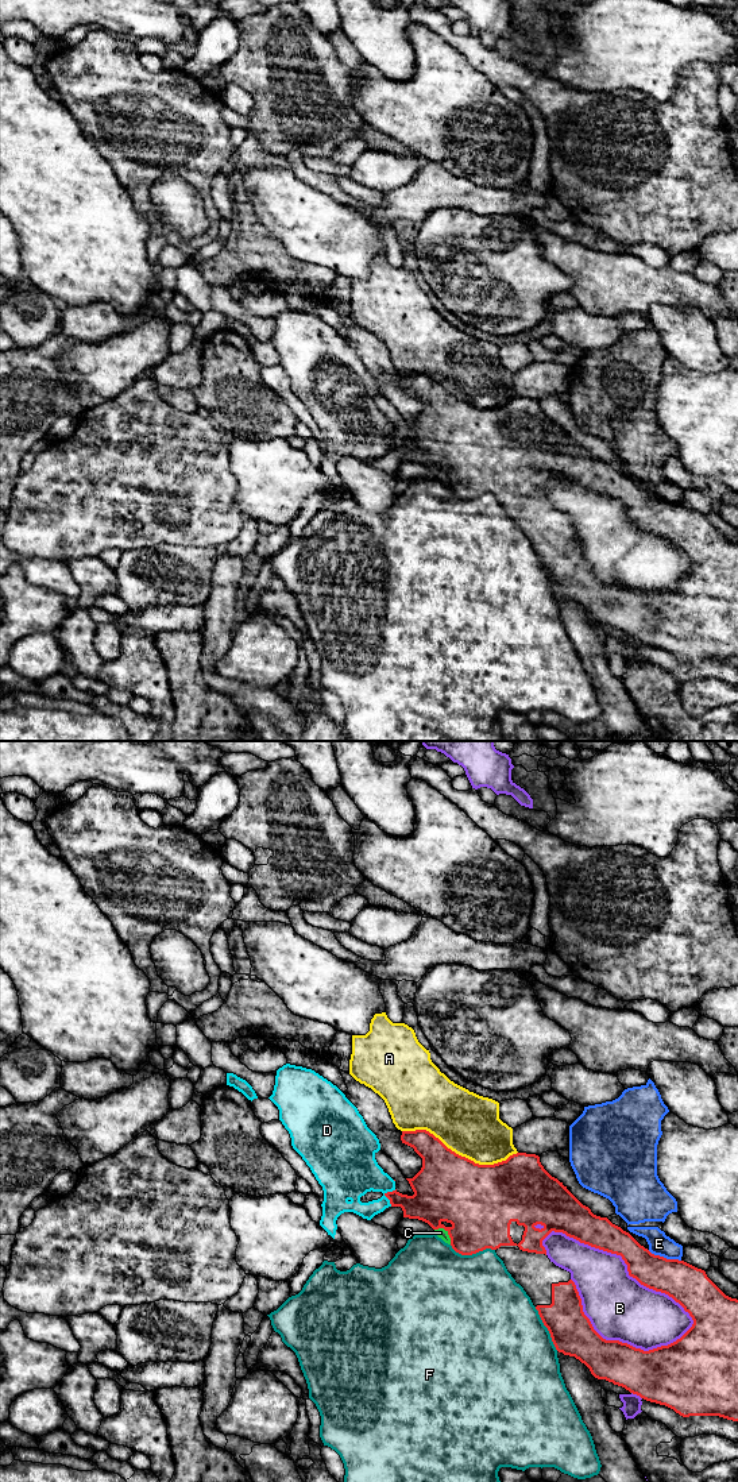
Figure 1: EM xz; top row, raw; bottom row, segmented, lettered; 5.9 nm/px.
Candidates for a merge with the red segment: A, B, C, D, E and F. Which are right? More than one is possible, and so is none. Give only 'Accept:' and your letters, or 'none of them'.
Accept: none of them

